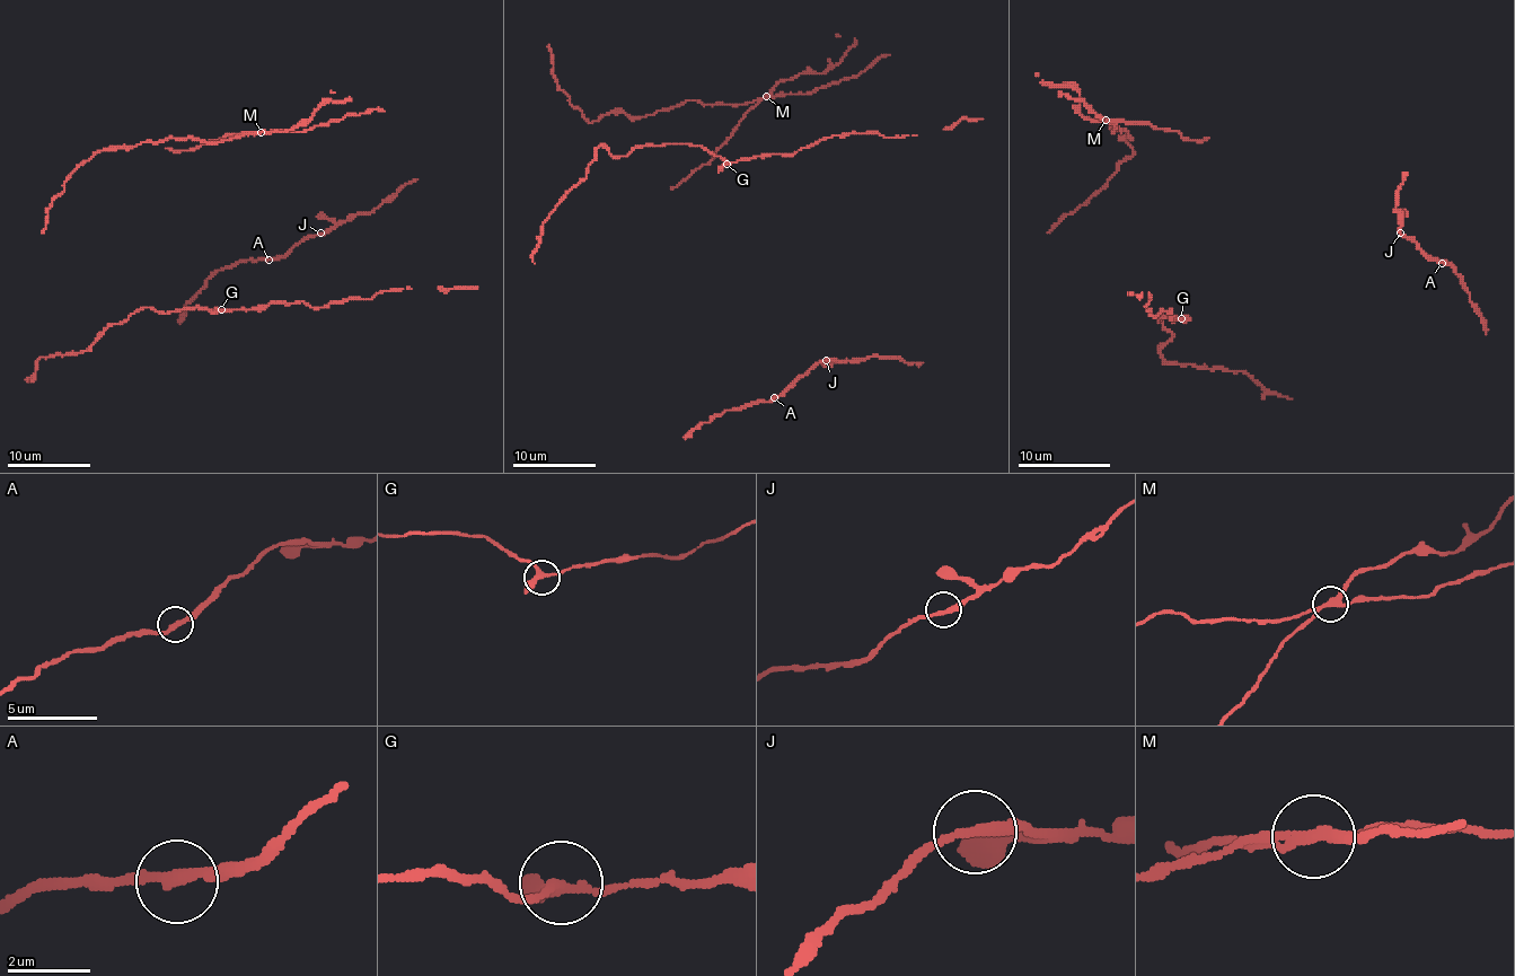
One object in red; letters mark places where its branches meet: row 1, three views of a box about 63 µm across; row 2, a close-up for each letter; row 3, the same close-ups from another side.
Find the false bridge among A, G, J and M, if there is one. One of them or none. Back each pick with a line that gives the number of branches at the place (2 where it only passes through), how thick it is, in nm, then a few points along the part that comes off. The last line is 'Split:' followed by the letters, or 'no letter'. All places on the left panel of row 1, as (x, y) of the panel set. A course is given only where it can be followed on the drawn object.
M: 3 | 240 nm | (261, 132), (288, 132), (301, 125), (328, 103), (349, 98), (331, 90)
Split: M

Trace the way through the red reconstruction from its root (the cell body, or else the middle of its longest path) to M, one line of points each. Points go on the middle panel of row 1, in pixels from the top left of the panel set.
M: (570, 98), (592, 123), (607, 113), (646, 116), (687, 100), (699, 100), (704, 104), (745, 104), (766, 96)

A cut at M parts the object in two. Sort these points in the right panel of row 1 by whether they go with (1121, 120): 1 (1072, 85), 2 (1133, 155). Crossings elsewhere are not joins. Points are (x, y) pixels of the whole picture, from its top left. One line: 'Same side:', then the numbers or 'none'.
Same side: 1

